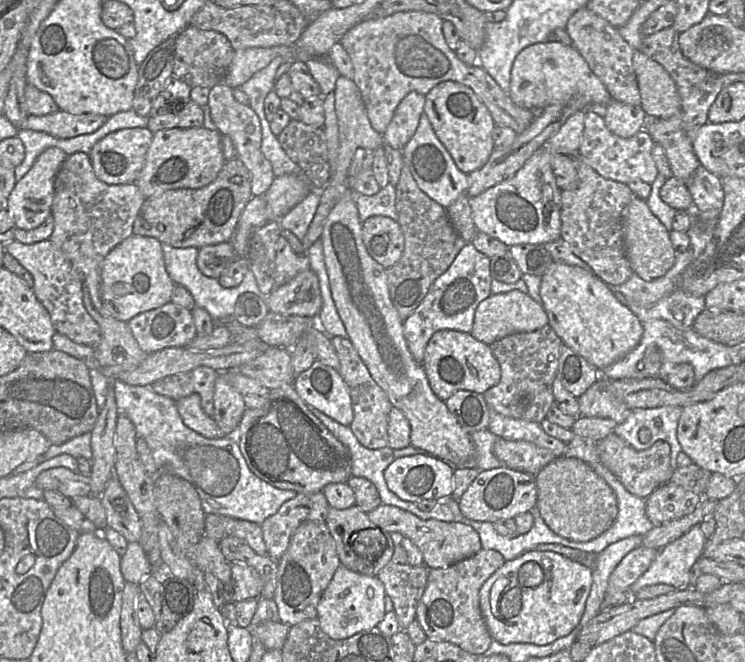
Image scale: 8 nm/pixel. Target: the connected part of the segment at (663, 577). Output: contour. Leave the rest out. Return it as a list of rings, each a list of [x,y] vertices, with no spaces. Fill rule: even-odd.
[[[696,524],[674,542],[661,548],[650,567],[630,586],[631,600],[645,586],[668,584],[677,590],[690,585],[691,569],[703,556],[706,538]]]

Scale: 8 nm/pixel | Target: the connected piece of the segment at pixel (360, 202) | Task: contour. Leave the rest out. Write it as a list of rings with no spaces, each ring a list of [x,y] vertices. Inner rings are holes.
[[[390,182],[384,188],[380,188],[379,192],[373,196],[353,191],[352,197],[362,223],[371,216],[386,216],[398,222],[396,190]]]

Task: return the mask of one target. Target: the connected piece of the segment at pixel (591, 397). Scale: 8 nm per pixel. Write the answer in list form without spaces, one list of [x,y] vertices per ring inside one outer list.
[[[600,376],[577,398],[582,417],[610,418],[618,424],[628,418],[632,410],[612,392],[610,383],[614,380]]]

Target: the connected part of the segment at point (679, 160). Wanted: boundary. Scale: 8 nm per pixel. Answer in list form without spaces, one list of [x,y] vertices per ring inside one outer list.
[[[673,27],[665,28],[644,37],[639,51],[659,63],[677,86],[681,99],[680,114],[669,119],[647,116],[646,129],[655,143],[664,148],[673,177],[687,181],[700,165],[692,145],[694,132],[708,122],[709,108],[723,89],[723,84],[721,75],[694,64],[683,55],[678,42],[679,35]]]

